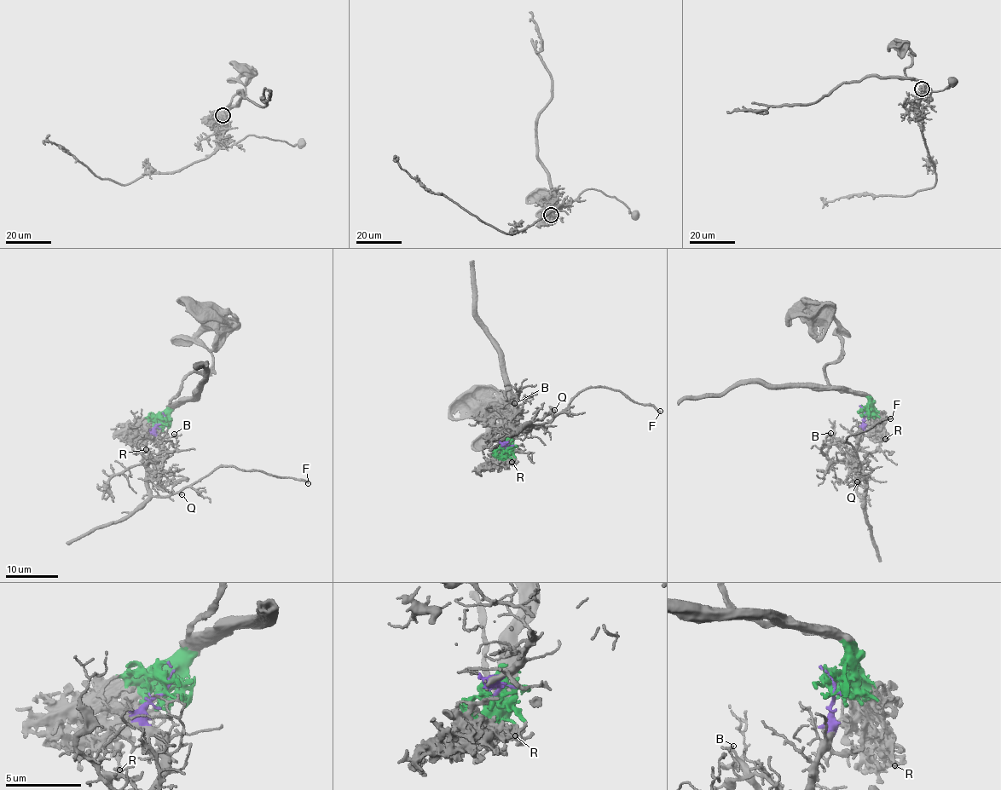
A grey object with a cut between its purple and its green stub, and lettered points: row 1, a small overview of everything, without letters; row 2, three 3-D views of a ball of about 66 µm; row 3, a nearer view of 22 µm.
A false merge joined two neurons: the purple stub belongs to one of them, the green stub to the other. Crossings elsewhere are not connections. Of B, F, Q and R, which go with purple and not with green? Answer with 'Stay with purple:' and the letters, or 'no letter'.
Stay with purple: B, F, Q

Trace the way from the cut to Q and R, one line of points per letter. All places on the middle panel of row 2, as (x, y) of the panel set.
Q: (507, 446), (518, 431), (516, 427), (513, 429), (525, 430), (547, 423), (555, 409)
R: (506, 445), (508, 454), (504, 457), (507, 463), (512, 463)

